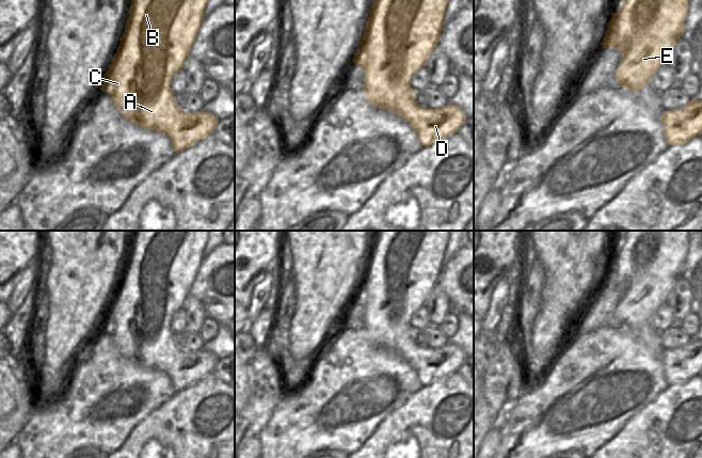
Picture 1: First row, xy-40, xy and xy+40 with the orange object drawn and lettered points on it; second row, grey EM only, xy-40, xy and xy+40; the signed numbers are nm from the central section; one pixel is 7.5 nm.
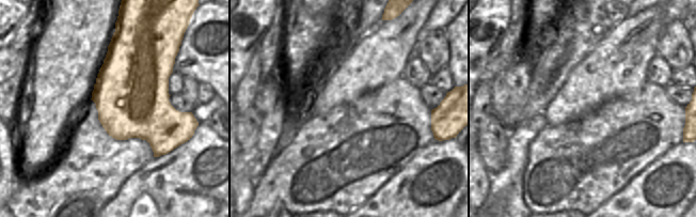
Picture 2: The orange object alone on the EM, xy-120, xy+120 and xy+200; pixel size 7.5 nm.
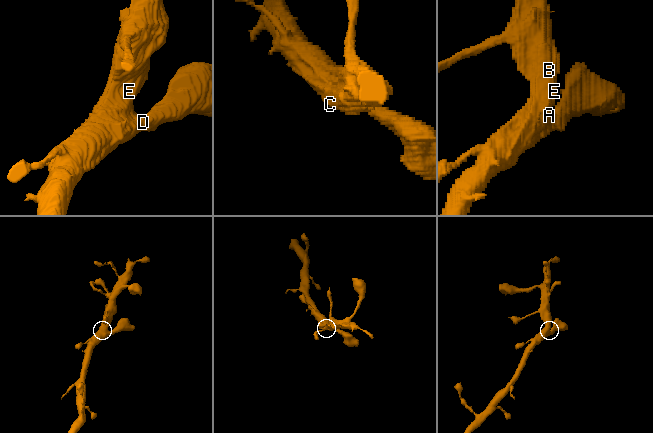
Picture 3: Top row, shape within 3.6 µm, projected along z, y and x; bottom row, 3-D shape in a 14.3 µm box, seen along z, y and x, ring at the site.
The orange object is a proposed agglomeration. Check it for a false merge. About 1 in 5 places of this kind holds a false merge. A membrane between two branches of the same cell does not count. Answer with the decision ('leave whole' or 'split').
leave whole

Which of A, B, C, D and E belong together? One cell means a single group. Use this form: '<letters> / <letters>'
A B C D E

